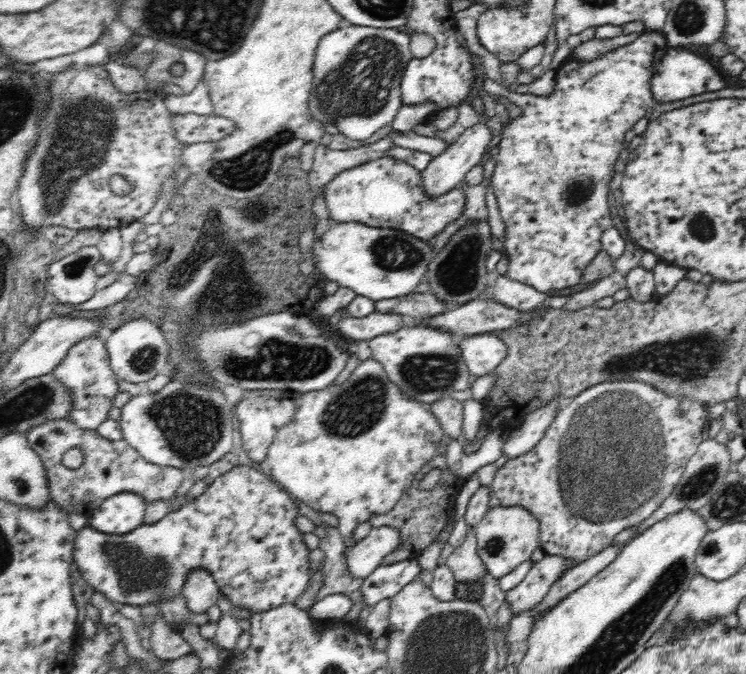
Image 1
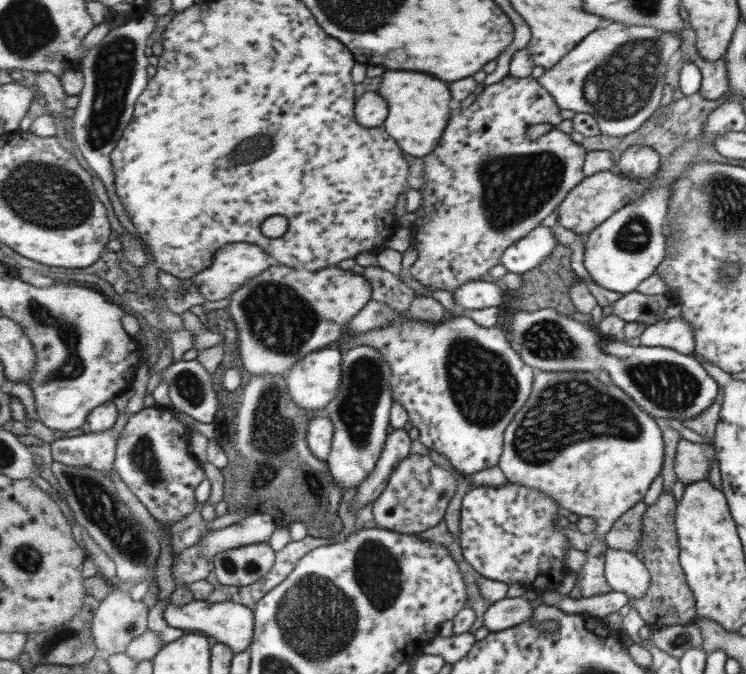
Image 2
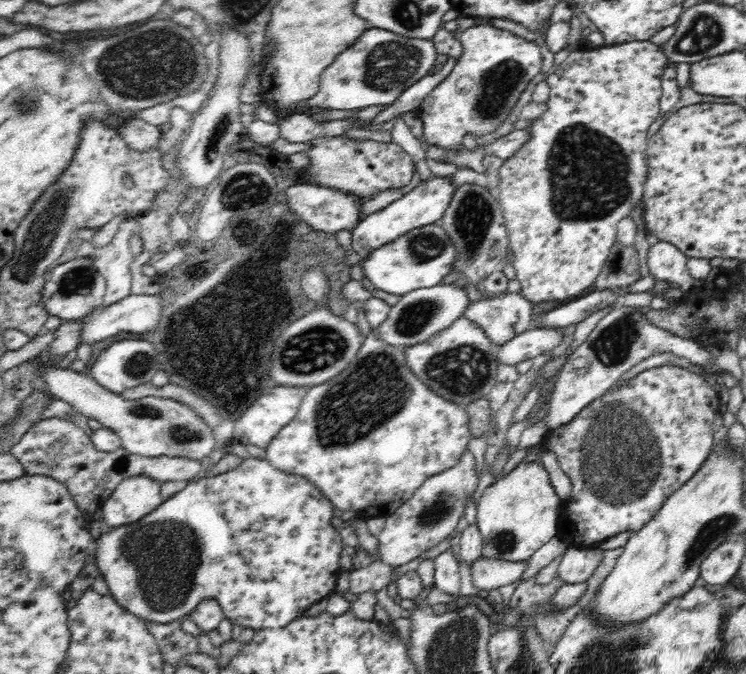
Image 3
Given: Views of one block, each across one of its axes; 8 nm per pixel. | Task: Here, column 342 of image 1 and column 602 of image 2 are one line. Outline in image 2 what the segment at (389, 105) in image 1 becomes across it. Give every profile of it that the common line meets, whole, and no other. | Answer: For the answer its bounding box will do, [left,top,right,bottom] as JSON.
[536,22,680,138]

